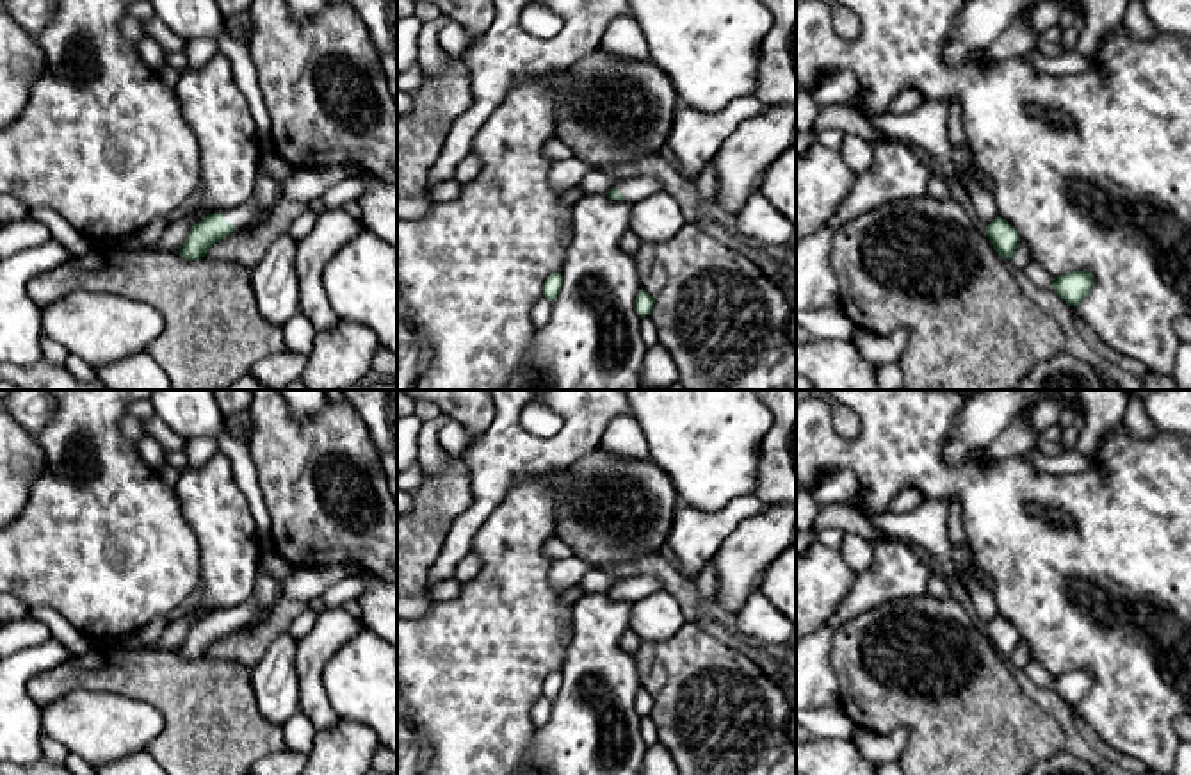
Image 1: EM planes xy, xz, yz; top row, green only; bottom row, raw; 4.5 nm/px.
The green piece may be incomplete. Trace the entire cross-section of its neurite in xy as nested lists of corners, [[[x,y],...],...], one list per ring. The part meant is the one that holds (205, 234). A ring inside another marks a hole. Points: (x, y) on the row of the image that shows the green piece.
[[[255,196],[233,208],[208,214],[192,226],[183,244],[178,246],[178,251],[185,260],[198,260],[208,255],[210,248],[217,241],[230,235],[237,228],[246,228],[258,216],[260,205]]]

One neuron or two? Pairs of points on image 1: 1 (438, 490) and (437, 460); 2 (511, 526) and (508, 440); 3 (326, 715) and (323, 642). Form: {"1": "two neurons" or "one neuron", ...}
{"1": "two neurons", "2": "two neurons", "3": "one neuron"}

